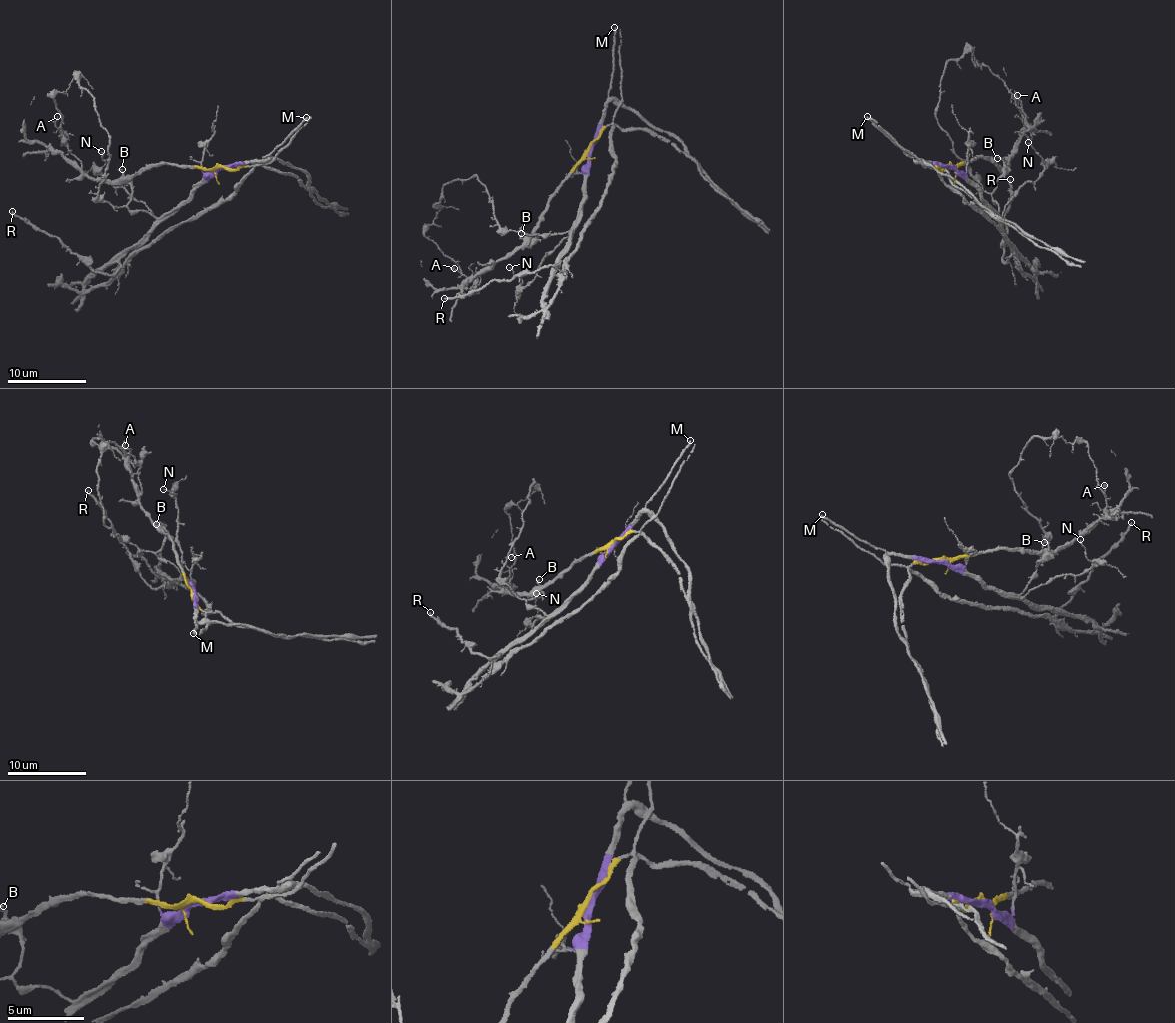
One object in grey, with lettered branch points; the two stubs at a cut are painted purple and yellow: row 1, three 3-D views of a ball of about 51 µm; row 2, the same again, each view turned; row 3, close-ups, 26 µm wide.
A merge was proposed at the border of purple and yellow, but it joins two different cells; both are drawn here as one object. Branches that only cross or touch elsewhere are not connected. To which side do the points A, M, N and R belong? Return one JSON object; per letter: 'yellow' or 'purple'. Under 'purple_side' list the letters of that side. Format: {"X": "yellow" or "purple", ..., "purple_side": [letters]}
{"A": "yellow", "M": "purple", "N": "purple", "R": "purple", "purple_side": ["M", "N", "R"]}

